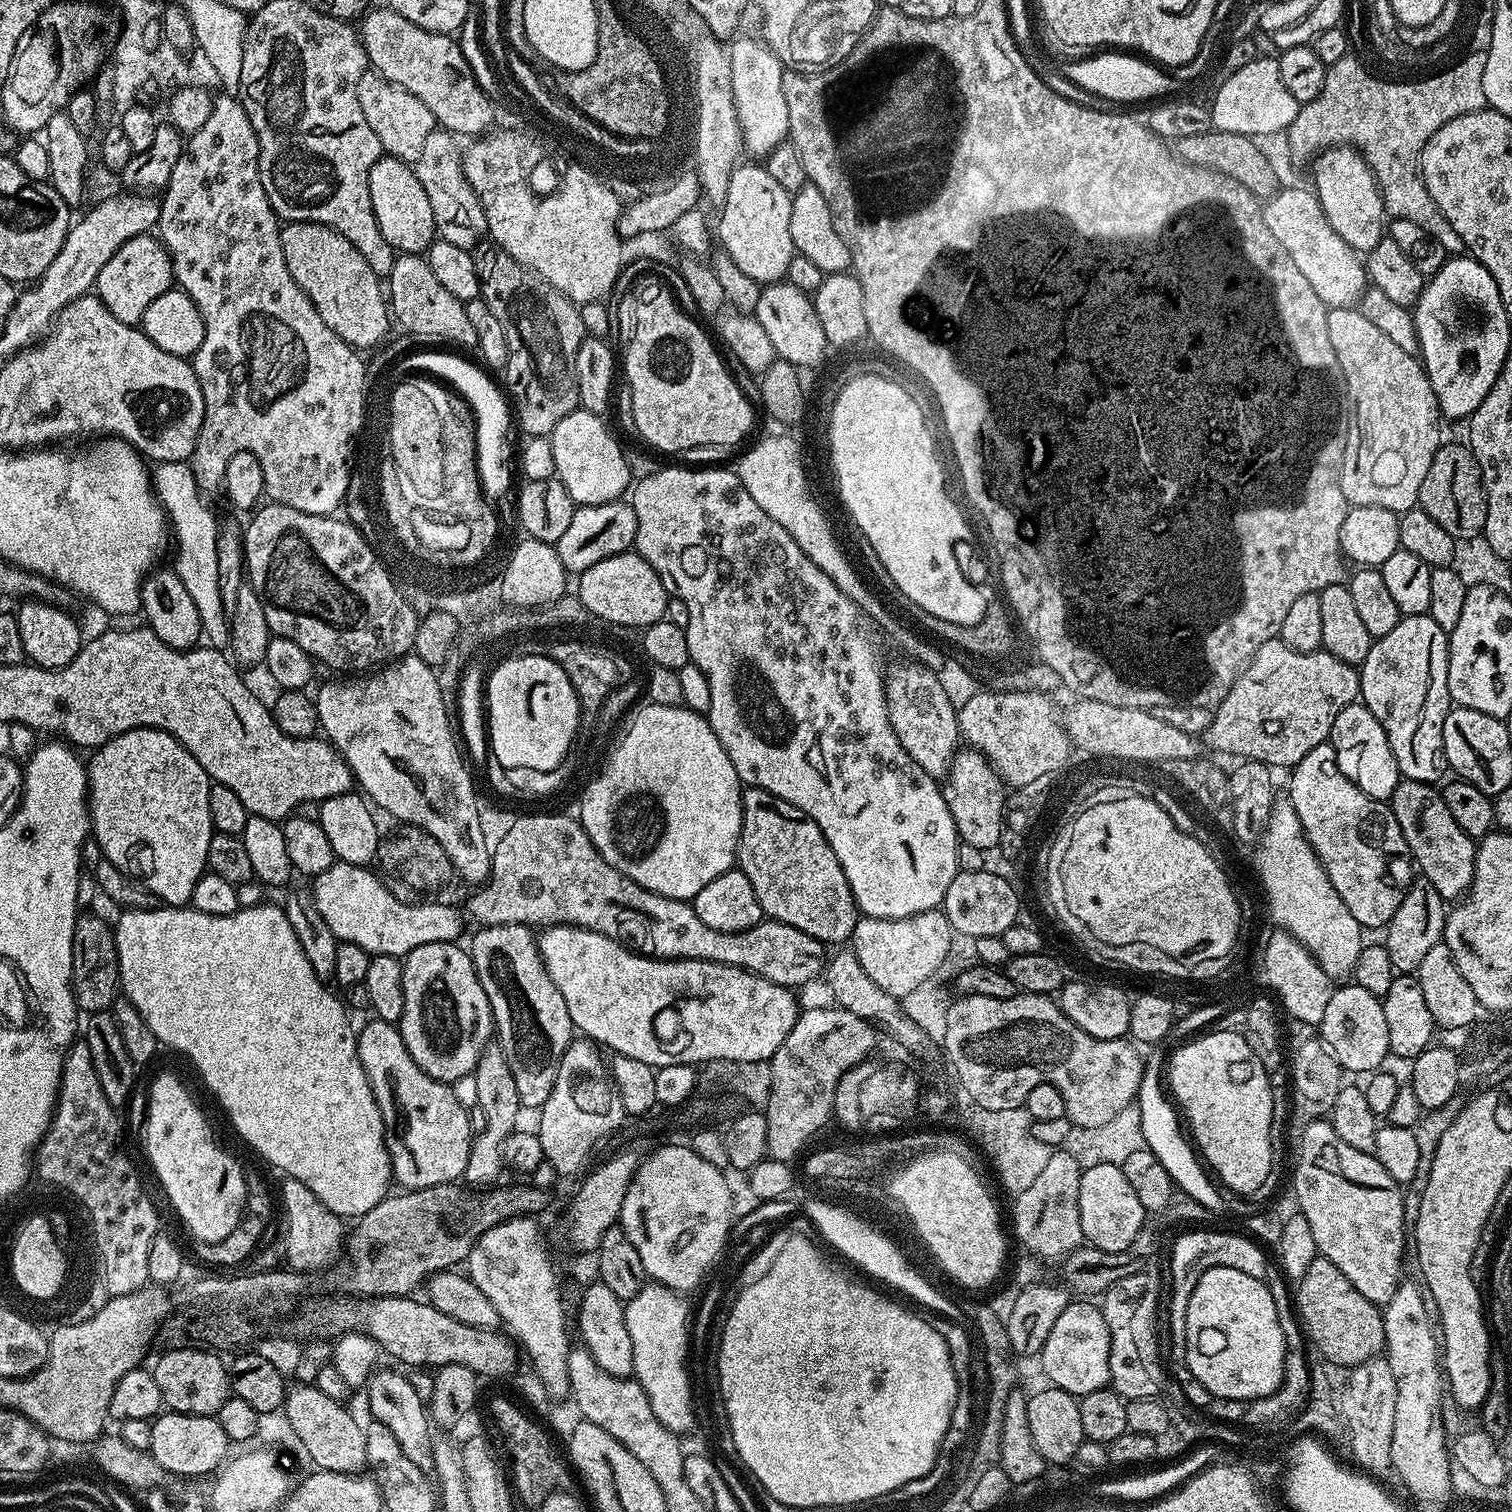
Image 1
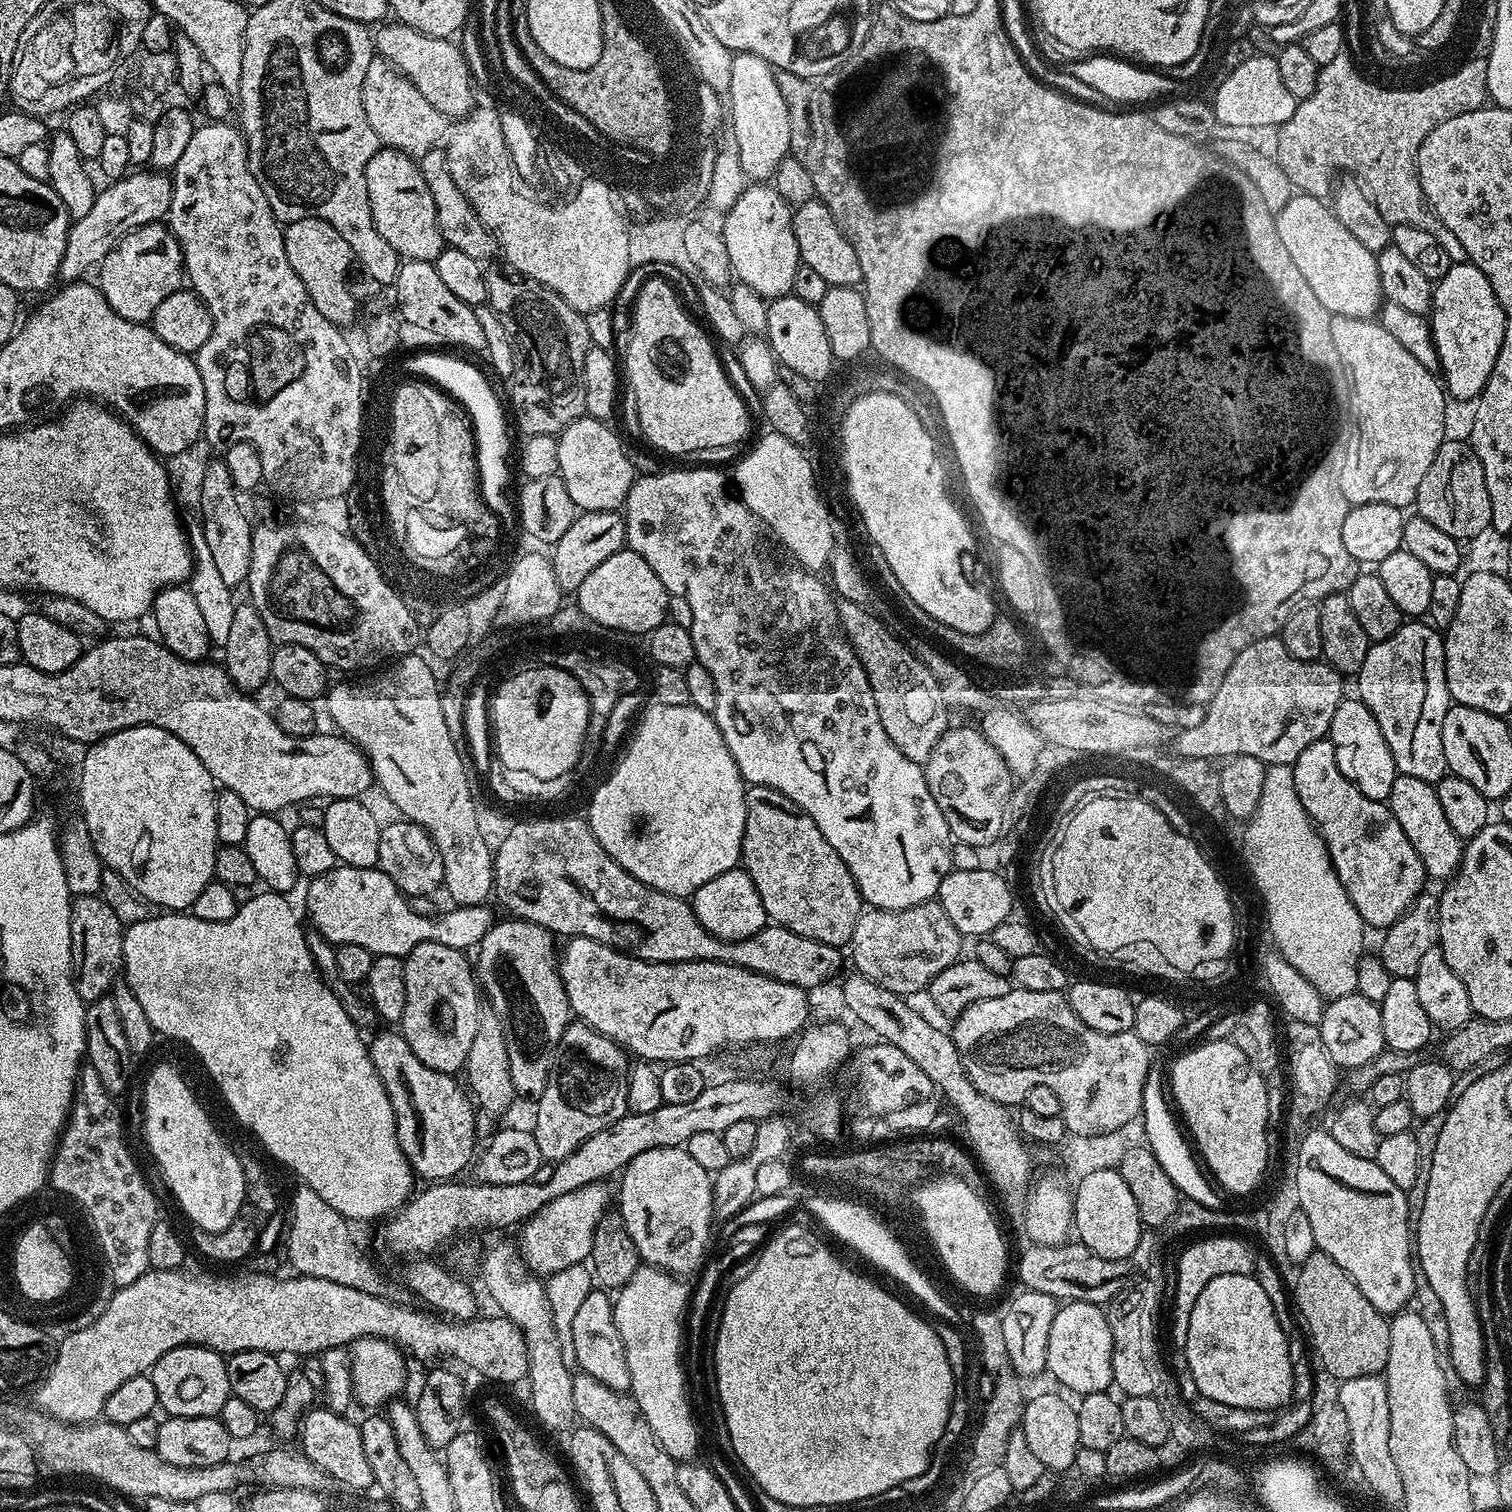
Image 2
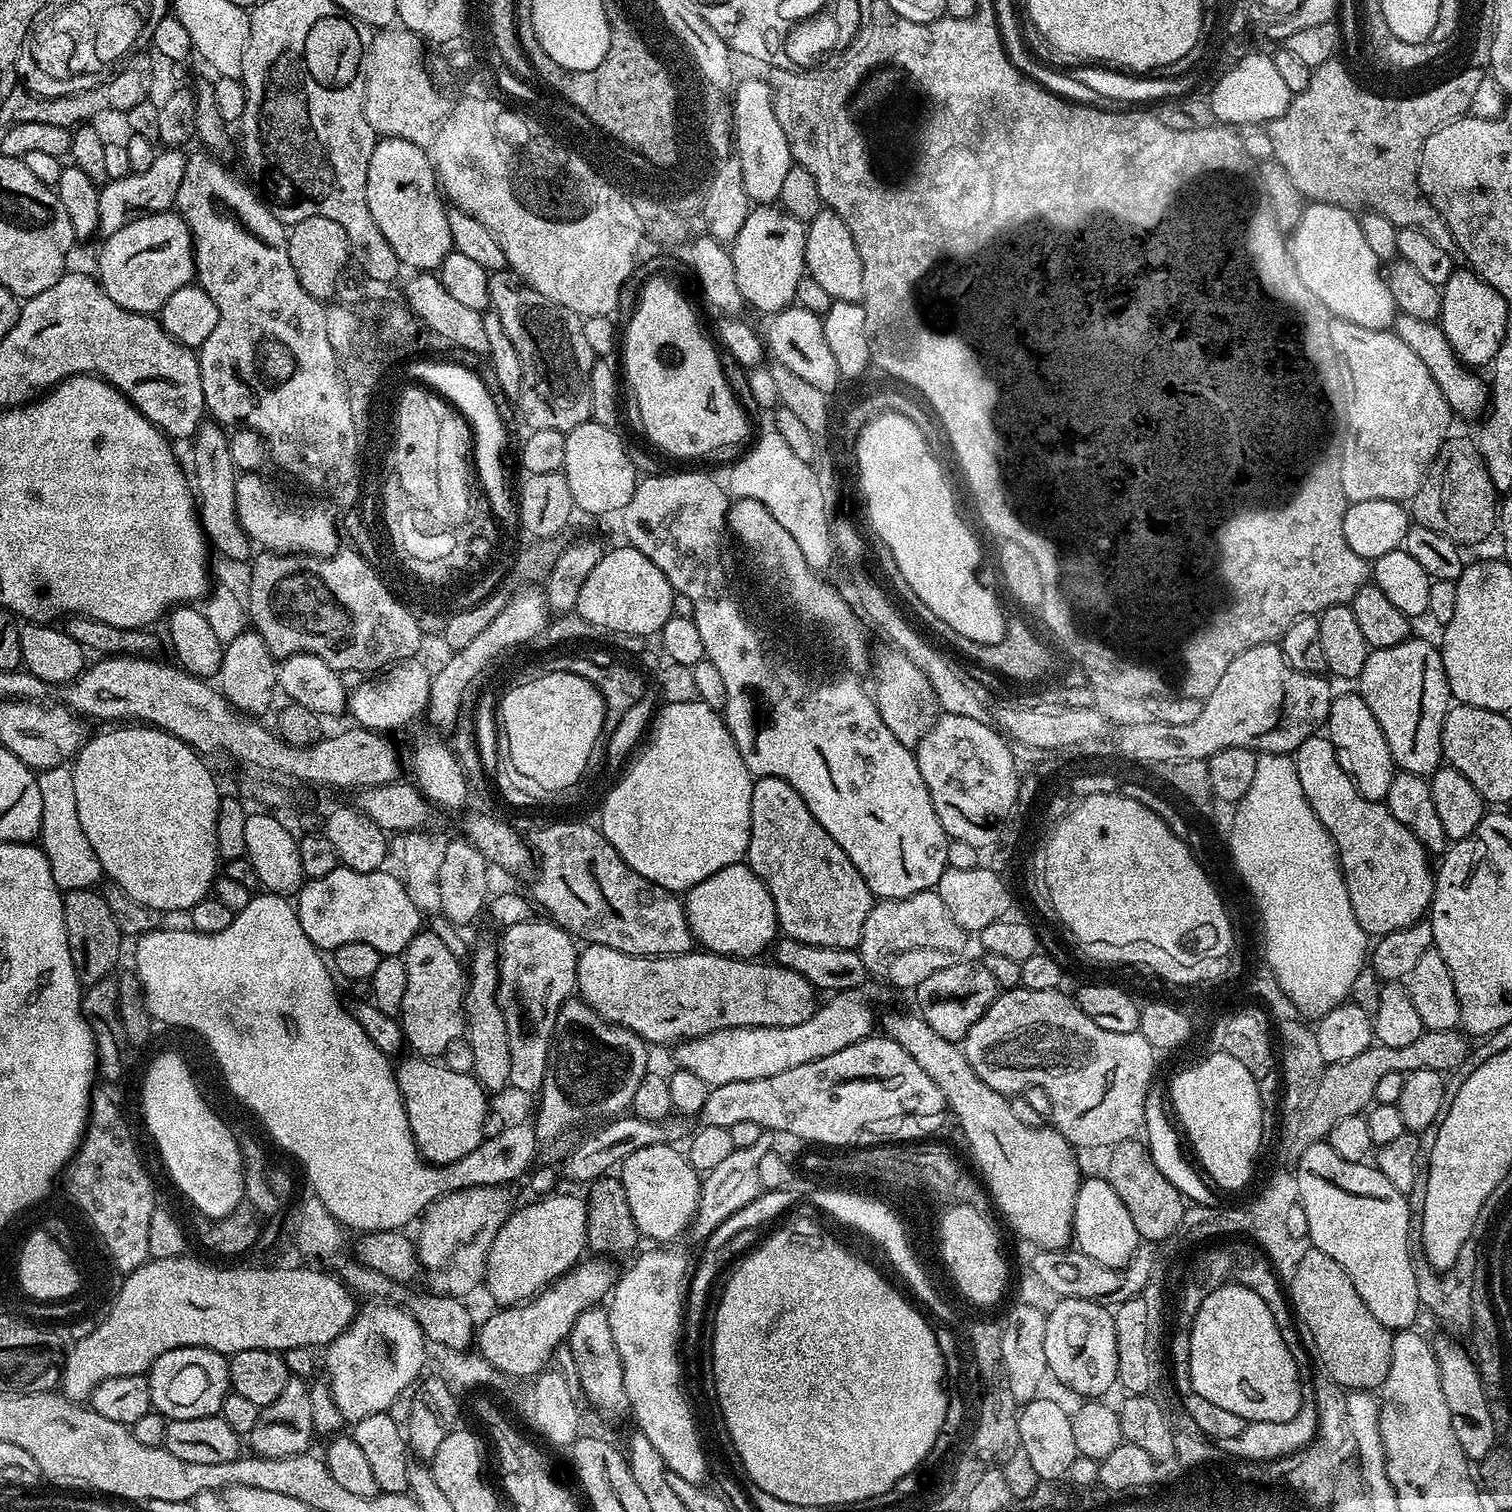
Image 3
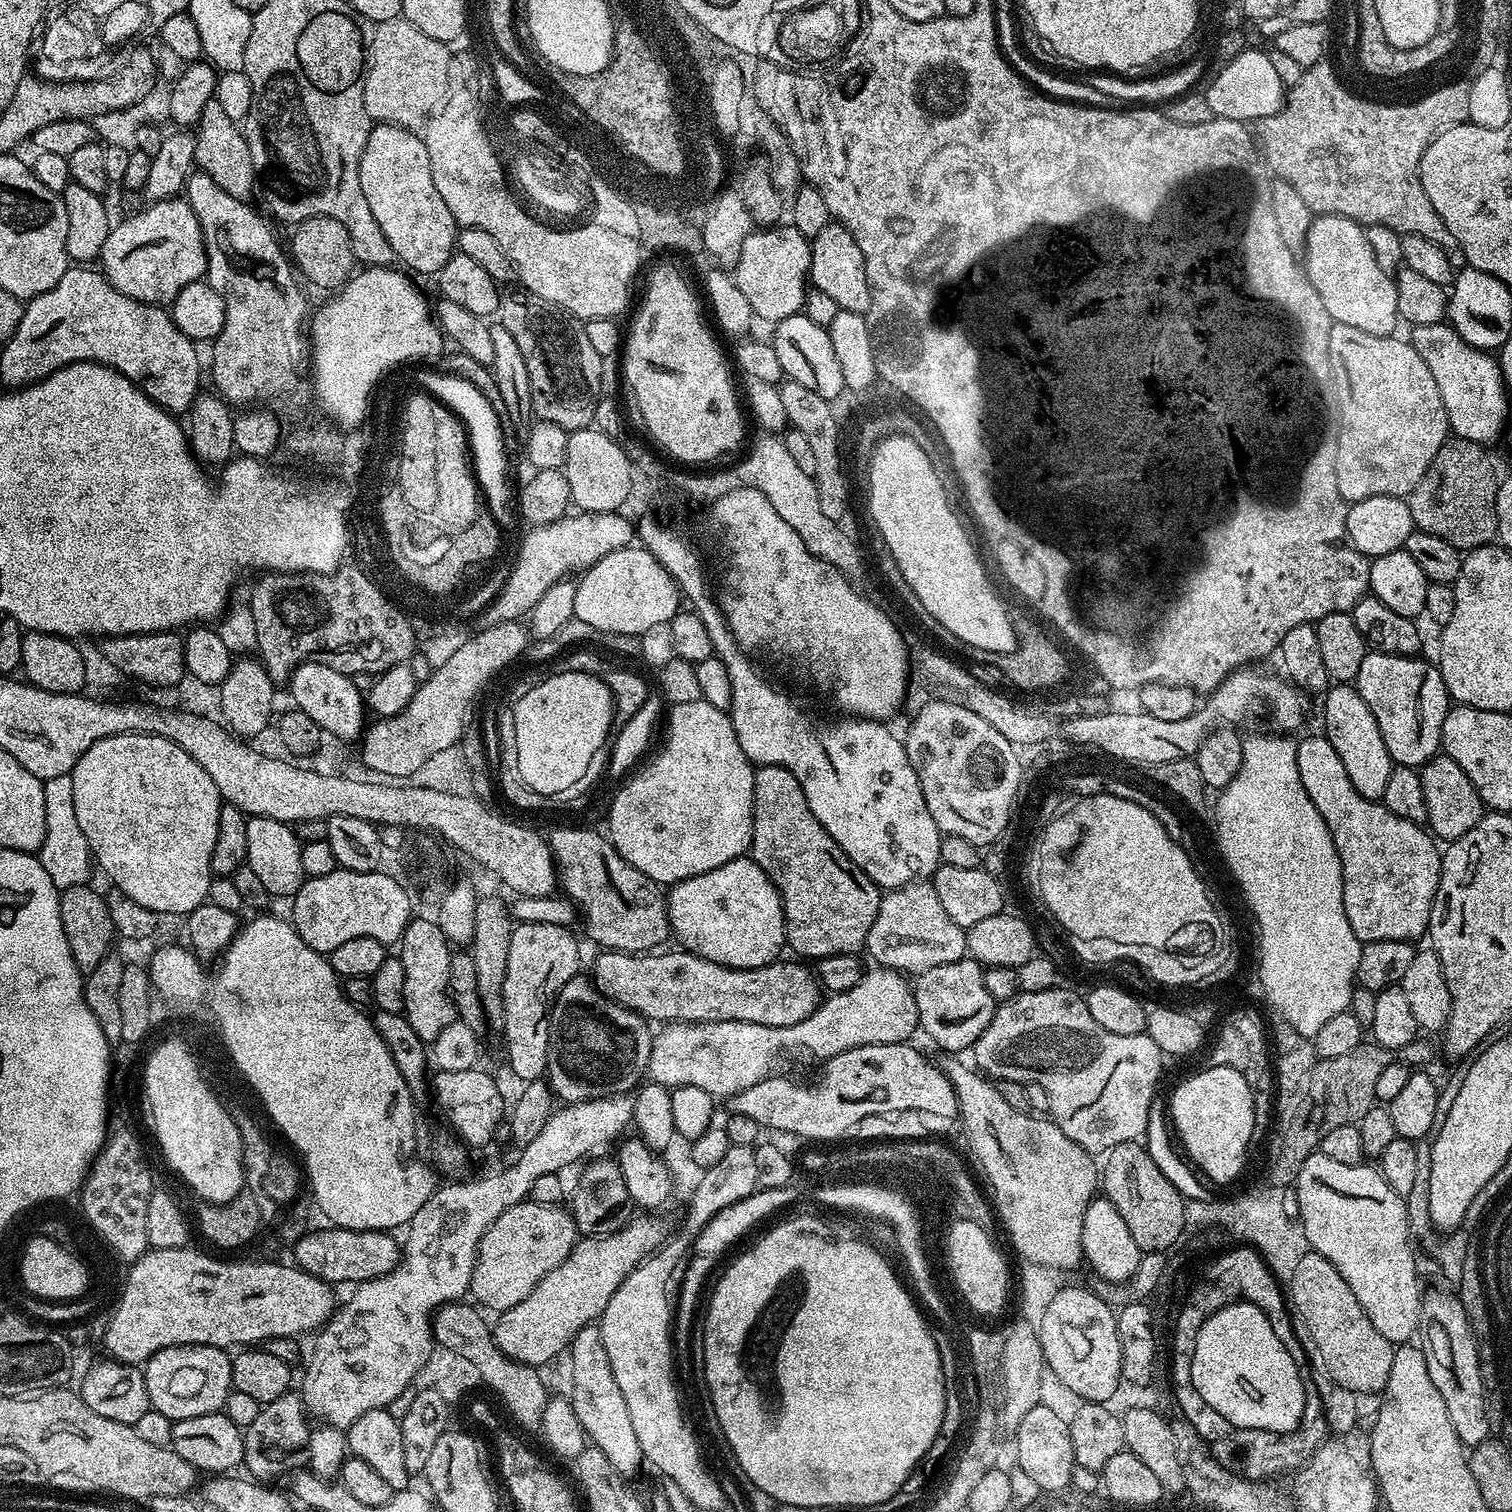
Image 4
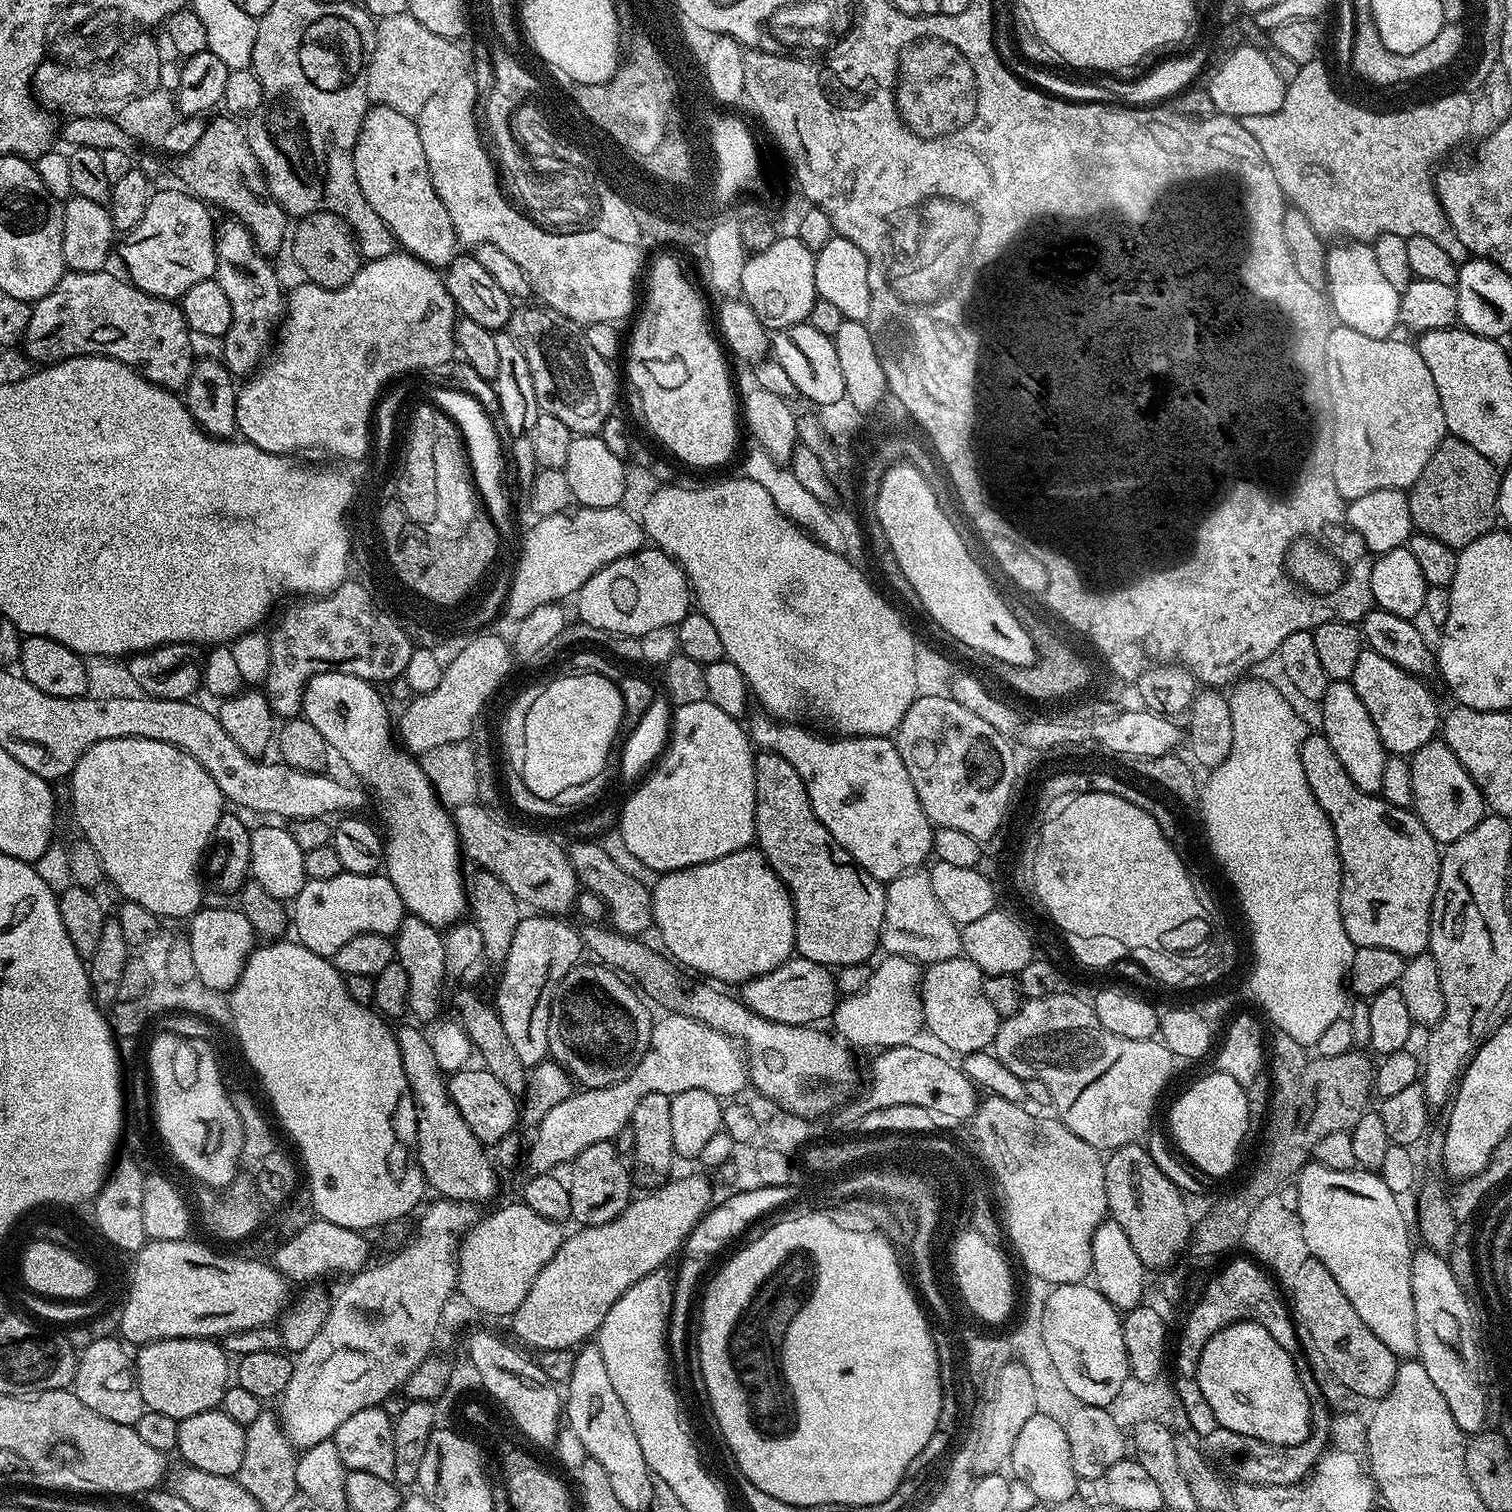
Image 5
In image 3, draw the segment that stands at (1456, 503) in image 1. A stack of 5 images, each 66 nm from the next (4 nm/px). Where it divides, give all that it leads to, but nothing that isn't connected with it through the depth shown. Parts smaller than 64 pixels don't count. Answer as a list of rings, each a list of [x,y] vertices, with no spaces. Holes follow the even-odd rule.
[[[1453,435],[1444,441],[1440,452],[1433,458],[1420,489],[1410,501],[1410,516],[1422,526],[1430,526],[1430,530],[1438,530],[1438,534],[1446,534],[1456,544],[1471,546],[1481,542],[1494,532],[1498,524],[1498,493],[1490,474],[1486,470],[1486,462],[1482,462],[1482,454],[1476,448],[1475,439],[1467,440],[1464,436]]]

